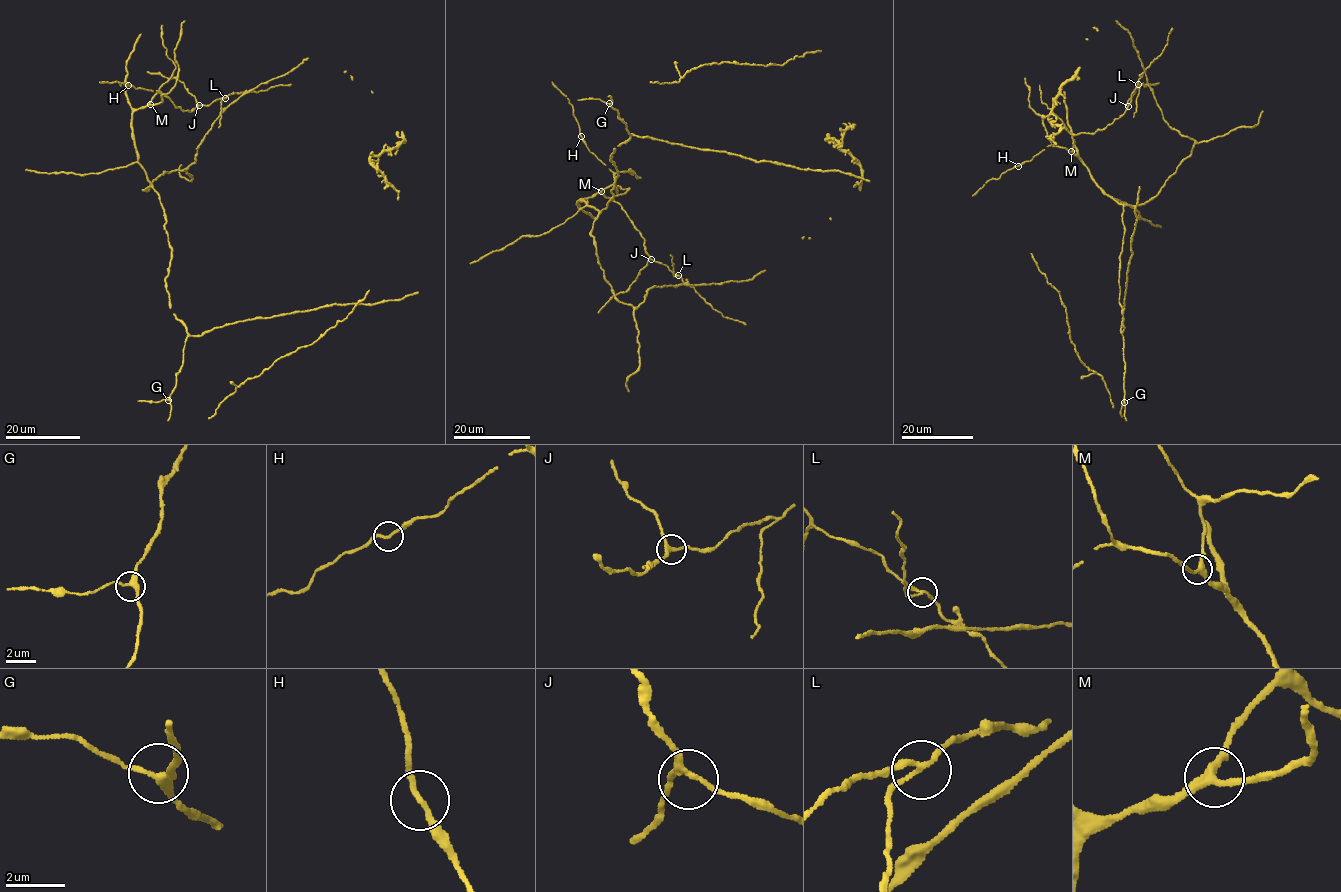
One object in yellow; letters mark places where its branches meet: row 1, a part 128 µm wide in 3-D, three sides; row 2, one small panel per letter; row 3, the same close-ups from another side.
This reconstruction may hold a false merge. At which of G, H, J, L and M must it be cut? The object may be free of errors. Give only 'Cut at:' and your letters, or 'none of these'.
Cut at: L

